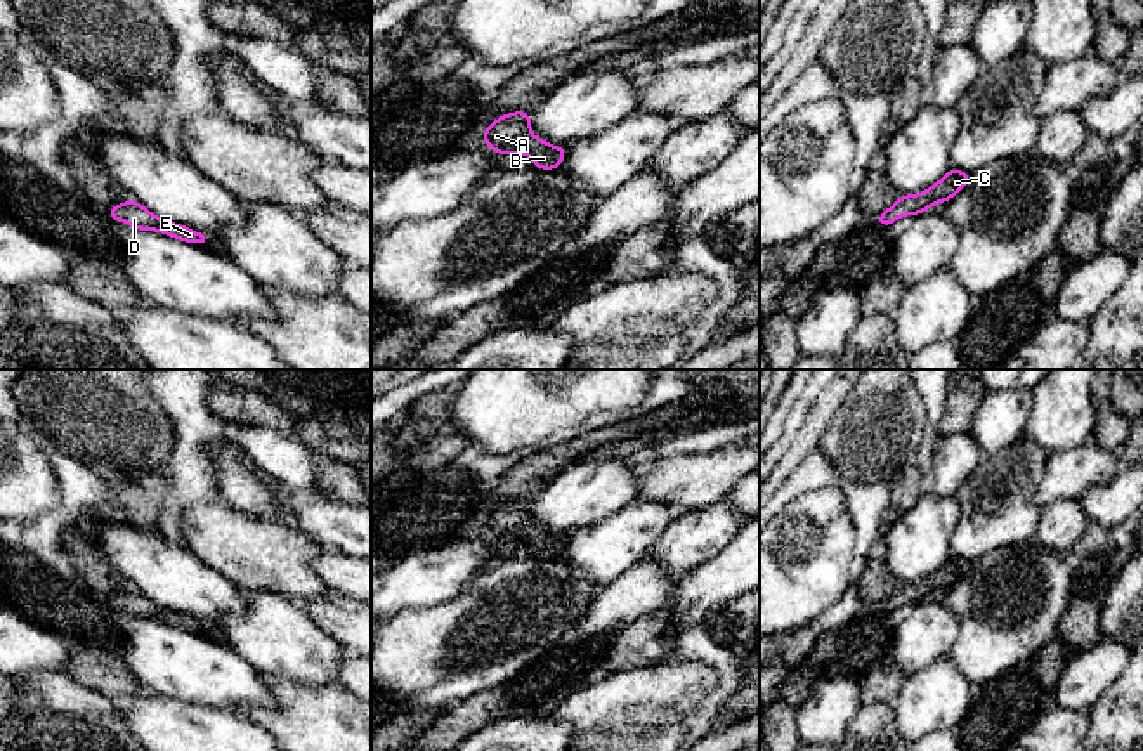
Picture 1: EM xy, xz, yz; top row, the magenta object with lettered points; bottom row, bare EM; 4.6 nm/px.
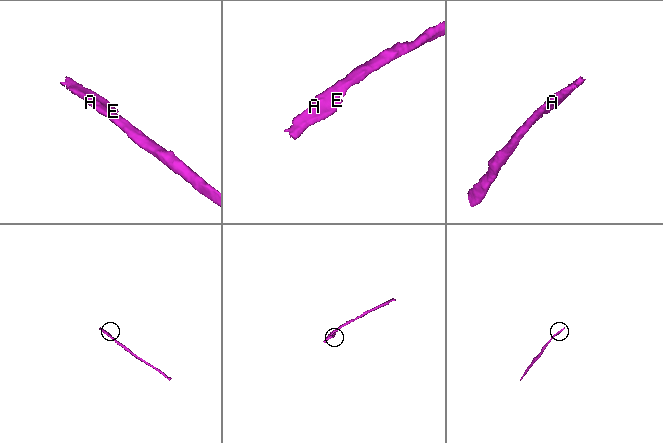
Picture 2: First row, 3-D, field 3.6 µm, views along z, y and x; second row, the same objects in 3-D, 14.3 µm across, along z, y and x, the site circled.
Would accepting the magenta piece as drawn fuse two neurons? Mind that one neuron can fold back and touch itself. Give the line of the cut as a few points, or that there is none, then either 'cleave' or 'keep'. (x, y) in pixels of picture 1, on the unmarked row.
no cut | keep

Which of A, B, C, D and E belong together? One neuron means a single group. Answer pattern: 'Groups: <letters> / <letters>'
Groups: A B C D E

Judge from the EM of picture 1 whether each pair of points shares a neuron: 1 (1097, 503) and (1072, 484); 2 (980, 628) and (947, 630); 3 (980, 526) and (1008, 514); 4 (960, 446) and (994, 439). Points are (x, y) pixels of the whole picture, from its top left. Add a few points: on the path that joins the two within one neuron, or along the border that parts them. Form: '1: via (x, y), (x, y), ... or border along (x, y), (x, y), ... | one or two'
1: border along (1119, 470), (1110, 479), (1095, 483), (1079, 498) | two
2: border along (942, 600), (958, 623), (958, 639), (949, 656) | two
3: via (987, 521), (994, 514), (1001, 514) | one
4: border along (968, 432), (984, 453) | two

